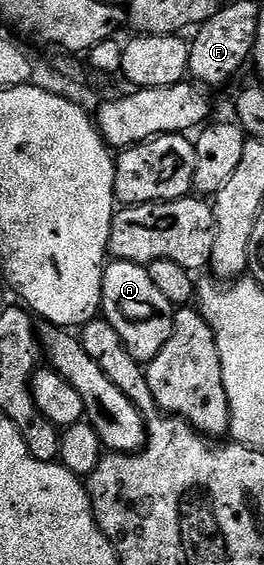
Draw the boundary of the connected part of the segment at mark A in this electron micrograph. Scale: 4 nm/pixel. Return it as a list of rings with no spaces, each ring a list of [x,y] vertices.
[[[111,260],[103,268],[102,317],[113,324],[113,332],[121,336],[123,347],[141,364],[154,360],[157,352],[165,348],[165,340],[173,336],[173,320],[176,307],[165,300],[163,293],[153,285],[146,266],[135,262]]]

